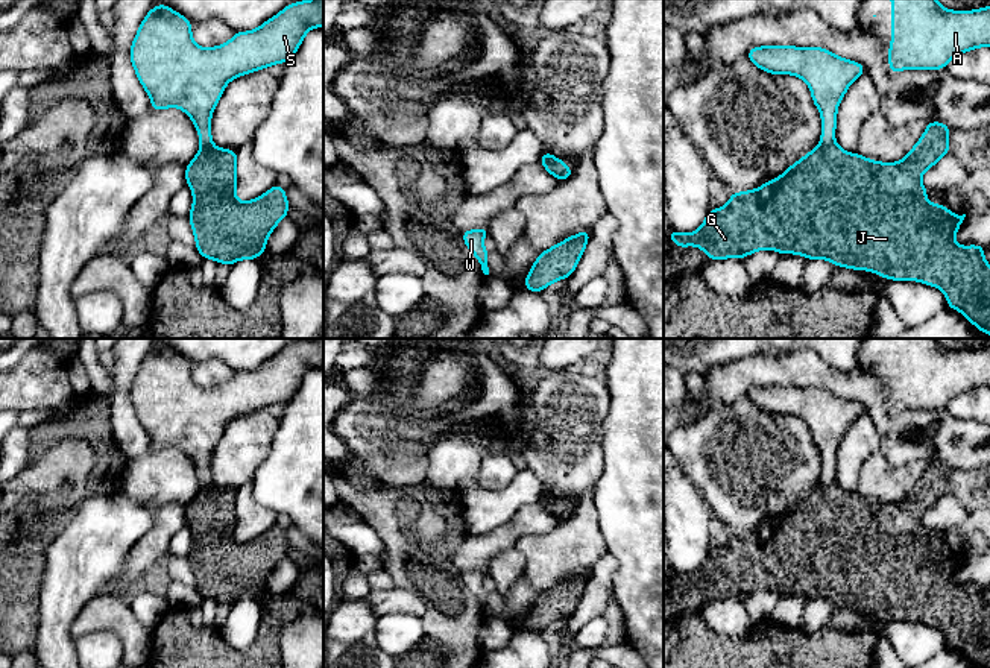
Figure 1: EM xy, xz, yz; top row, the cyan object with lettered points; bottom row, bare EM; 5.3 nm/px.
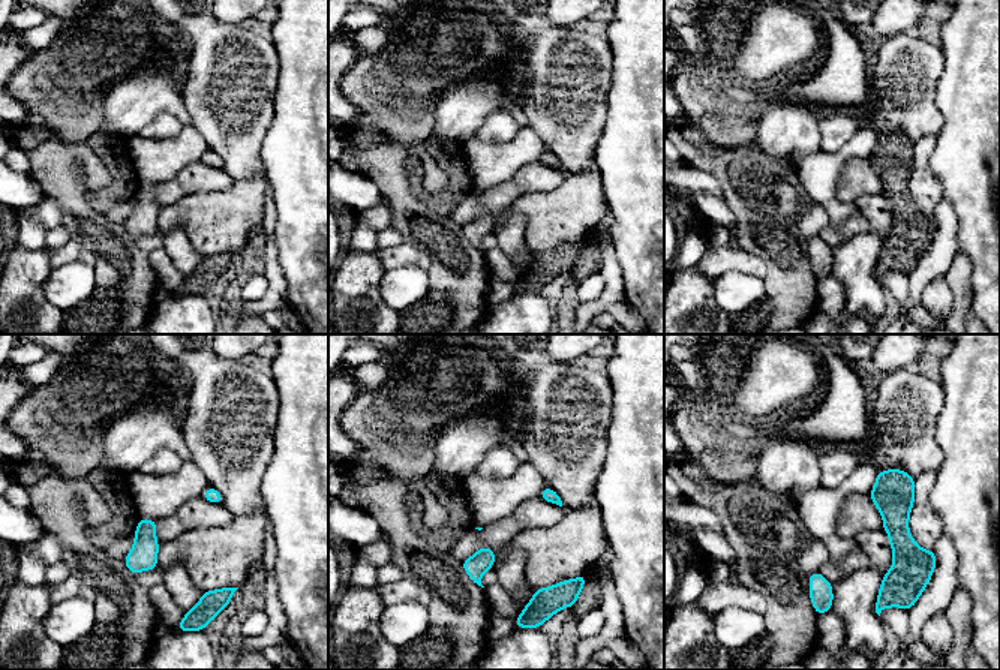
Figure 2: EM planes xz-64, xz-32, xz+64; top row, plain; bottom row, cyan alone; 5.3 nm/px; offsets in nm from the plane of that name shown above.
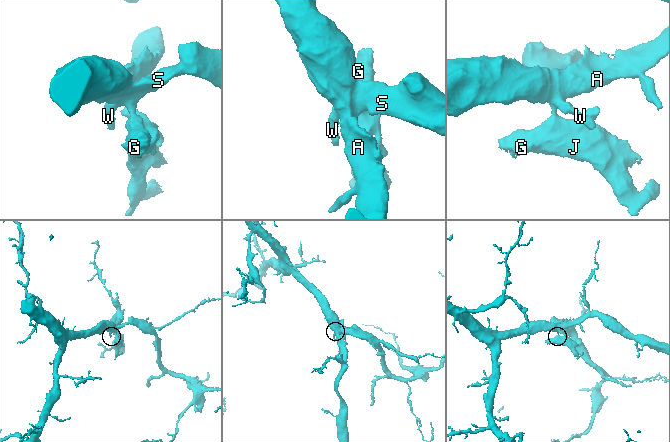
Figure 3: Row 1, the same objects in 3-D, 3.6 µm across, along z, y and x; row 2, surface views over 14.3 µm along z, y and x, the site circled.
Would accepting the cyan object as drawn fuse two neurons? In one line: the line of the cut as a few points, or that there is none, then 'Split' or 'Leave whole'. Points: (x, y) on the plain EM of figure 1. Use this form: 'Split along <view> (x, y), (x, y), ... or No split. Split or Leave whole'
Split along yz (834, 482), (820, 486). Split

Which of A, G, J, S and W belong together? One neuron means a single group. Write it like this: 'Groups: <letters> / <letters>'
Groups: A S W / G J

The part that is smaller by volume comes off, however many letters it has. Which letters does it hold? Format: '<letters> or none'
G, J

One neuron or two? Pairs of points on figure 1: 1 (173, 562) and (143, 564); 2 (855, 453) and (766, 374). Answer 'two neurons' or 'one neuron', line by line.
1: two neurons
2: two neurons

